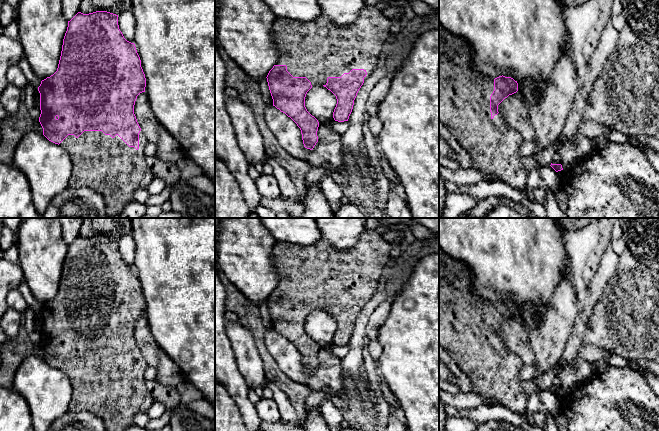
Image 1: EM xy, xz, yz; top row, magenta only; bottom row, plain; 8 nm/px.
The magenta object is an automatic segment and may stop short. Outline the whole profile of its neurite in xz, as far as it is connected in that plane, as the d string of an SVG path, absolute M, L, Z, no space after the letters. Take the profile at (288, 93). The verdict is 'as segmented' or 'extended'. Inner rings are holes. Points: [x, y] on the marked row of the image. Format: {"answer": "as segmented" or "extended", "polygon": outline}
{"answer": "extended", "polygon": "M374 5L364 6L359 17L350 25L335 25L328 17L320 16L311 21L276 18L271 35L278 49L278 61L269 71L267 82L273 99L273 106L290 117L300 128L304 147L312 150L318 142L318 120L305 107L307 92L314 86L322 85L337 99L333 112L335 121L348 121L354 100L364 81L375 70L382 46L390 34L391 21Z"}

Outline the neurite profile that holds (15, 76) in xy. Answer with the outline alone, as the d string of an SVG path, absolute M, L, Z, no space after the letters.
M19 65L12 66L6 73L8 83L15 85L19 89L23 90L28 81L20 69Z

